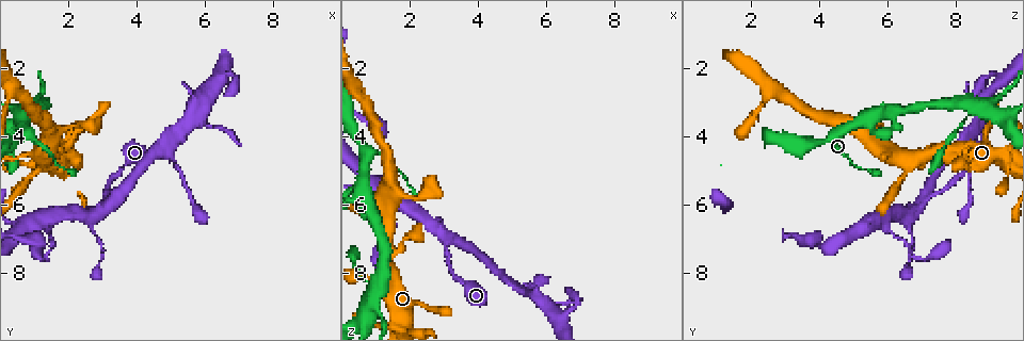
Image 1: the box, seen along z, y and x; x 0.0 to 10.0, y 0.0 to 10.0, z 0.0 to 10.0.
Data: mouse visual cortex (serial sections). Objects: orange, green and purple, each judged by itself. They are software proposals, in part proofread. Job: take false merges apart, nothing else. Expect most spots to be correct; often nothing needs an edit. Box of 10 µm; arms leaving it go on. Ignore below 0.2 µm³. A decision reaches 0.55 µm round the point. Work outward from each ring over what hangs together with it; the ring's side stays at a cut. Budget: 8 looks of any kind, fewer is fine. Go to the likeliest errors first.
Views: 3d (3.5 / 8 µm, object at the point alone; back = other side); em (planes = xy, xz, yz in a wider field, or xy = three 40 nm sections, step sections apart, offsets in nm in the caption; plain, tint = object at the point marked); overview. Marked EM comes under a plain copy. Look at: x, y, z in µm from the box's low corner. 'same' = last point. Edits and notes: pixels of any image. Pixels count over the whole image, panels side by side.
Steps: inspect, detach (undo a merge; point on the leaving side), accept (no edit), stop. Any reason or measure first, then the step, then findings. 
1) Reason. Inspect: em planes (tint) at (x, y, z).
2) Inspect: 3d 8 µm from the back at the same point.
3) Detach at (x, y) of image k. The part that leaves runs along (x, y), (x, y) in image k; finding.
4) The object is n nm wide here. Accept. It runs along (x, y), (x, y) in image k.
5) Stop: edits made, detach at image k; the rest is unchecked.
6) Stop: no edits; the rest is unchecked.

Thick turns thin. Inspect: 3d 8 µm at (3.20, 5.80, 7.20).

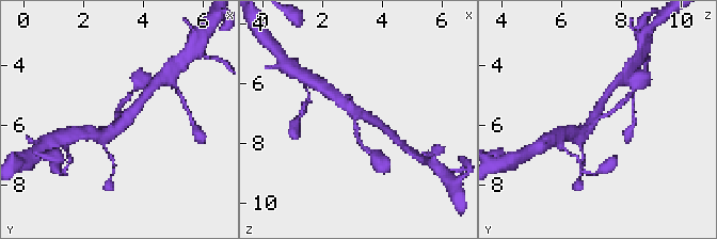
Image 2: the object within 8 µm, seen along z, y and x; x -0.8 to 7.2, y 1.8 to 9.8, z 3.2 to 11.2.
Zoom in. Inspect: 3d 3.5 µm from the back at the same point.

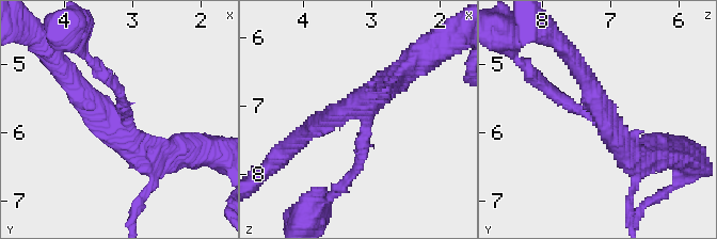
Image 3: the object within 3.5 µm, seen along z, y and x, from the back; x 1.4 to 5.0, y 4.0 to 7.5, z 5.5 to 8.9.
3 arms meet here; the arms are 150, 300, 350 nm wide. Inspect: em xy step 3 (tint) at (3.15, 5.80, 7.15).

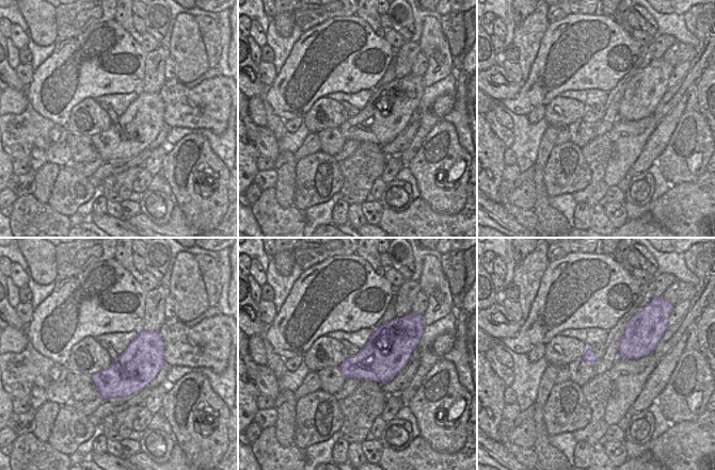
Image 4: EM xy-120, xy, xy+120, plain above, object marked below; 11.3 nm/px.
Accept. It runs along (544, 85), (644, 157) in image 3; one cell here.

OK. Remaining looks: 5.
Thick turns thin. Inspect: 3d 3.5 µm at (0.60, 3.60, 5.45).

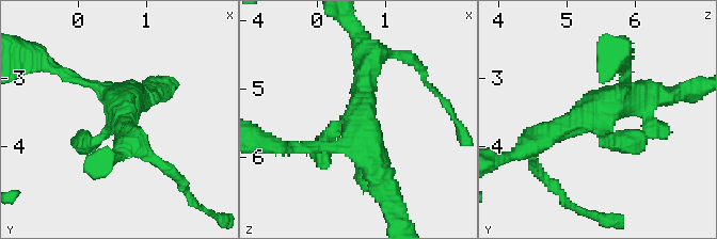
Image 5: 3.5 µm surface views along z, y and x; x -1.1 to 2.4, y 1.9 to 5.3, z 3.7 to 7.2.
4 arms meet here; the arms are 150, 200, 350, 350 nm wide; now the EM. Inspect: em xy step 1 (tint) at (0.65, 3.55, 5.40).

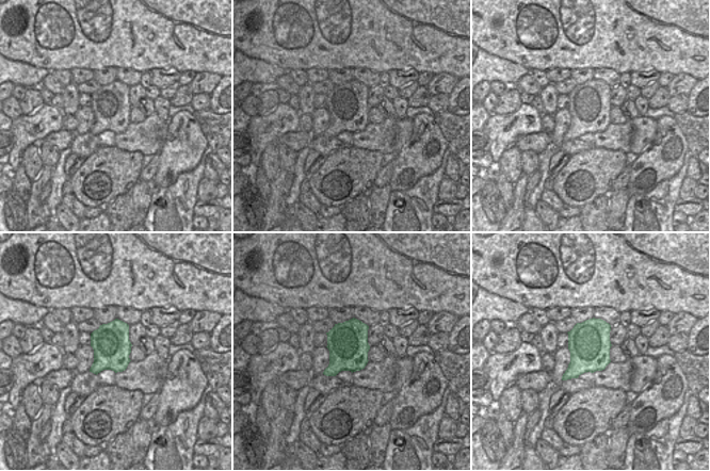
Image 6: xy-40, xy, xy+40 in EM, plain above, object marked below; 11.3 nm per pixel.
Accept. It runs along (535, 140), (622, 98), (657, 94) in image 5; one cell here.

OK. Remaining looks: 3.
Side arm on a straight run. Inspect: 3d 3.5 µm at (1.00, 3.10, 8.65).

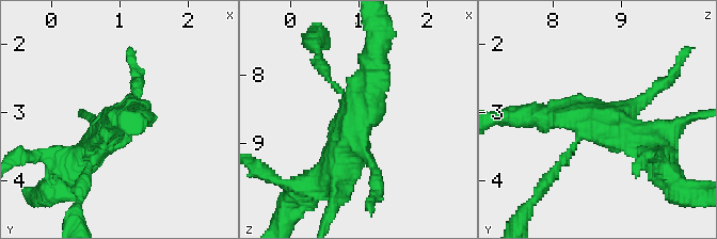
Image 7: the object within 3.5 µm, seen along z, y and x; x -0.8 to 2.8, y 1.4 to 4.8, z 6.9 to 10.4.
Inspect: em xy step 2 (tint) at (1.05, 3.10, 8.65).

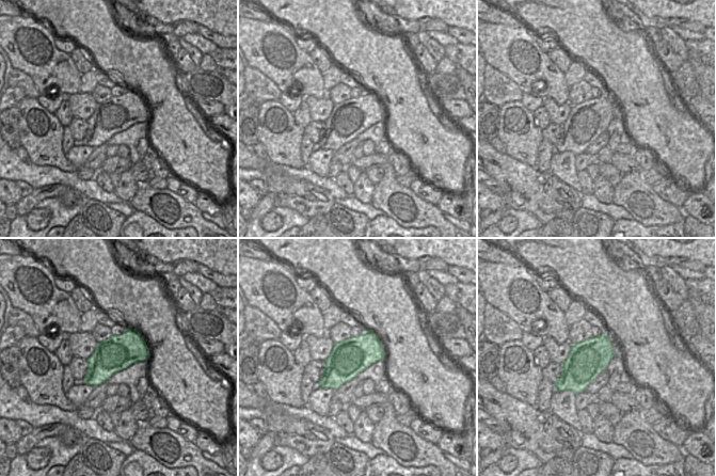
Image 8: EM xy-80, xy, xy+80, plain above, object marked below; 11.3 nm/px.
Accept. It runs along (377, 54), (331, 174) in image 7; one cell here.

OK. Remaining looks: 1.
Stop: no edits; the rest is unchecked.

